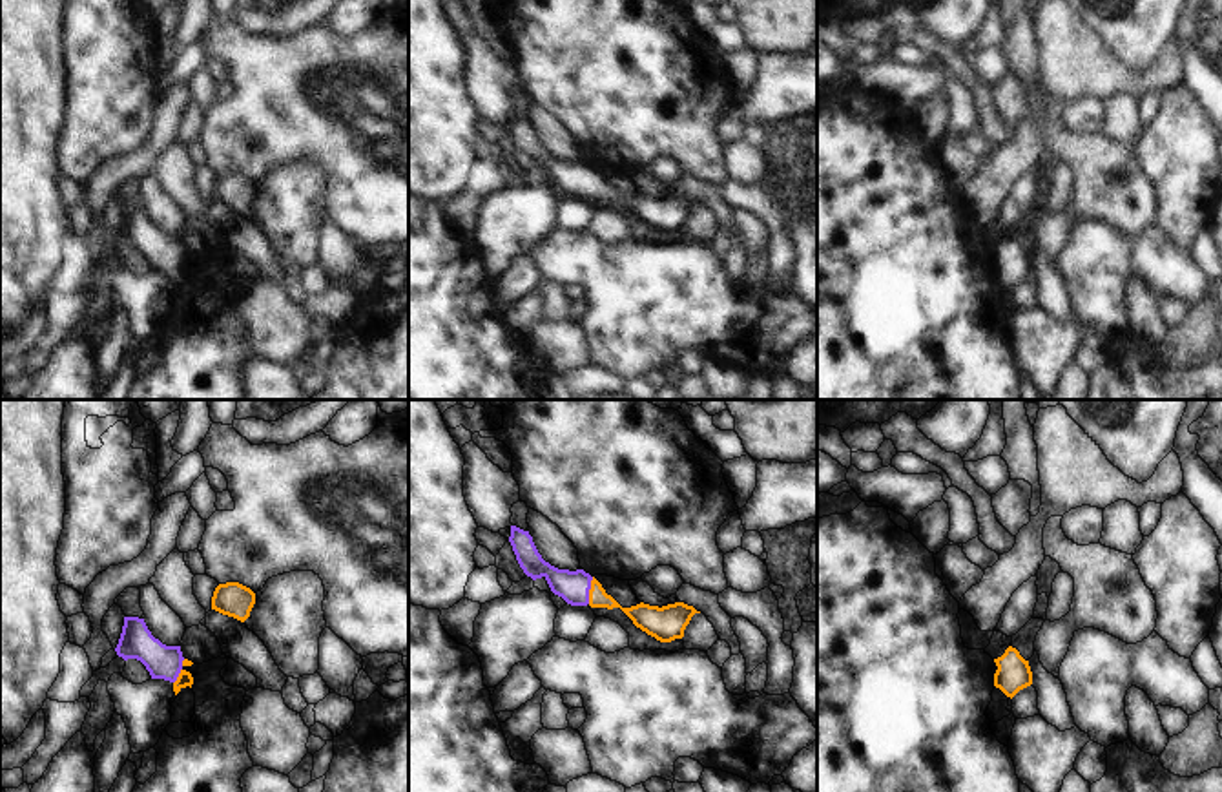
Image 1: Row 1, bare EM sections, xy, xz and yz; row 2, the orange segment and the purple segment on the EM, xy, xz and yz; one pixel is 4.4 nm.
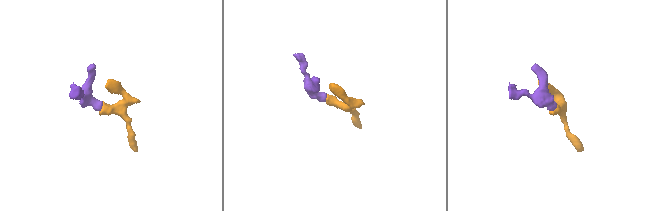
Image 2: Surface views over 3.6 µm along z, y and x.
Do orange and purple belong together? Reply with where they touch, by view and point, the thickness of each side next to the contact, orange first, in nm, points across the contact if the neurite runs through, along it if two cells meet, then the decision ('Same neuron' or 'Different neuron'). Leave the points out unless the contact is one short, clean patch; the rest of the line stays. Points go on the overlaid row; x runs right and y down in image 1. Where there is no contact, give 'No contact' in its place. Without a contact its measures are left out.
Touches orange at xz (590, 590). Thickness 90 nm (orange) against 140 nm. Path across: xz (641, 614), (602, 601), (590, 590), (573, 586). Same neuron.

